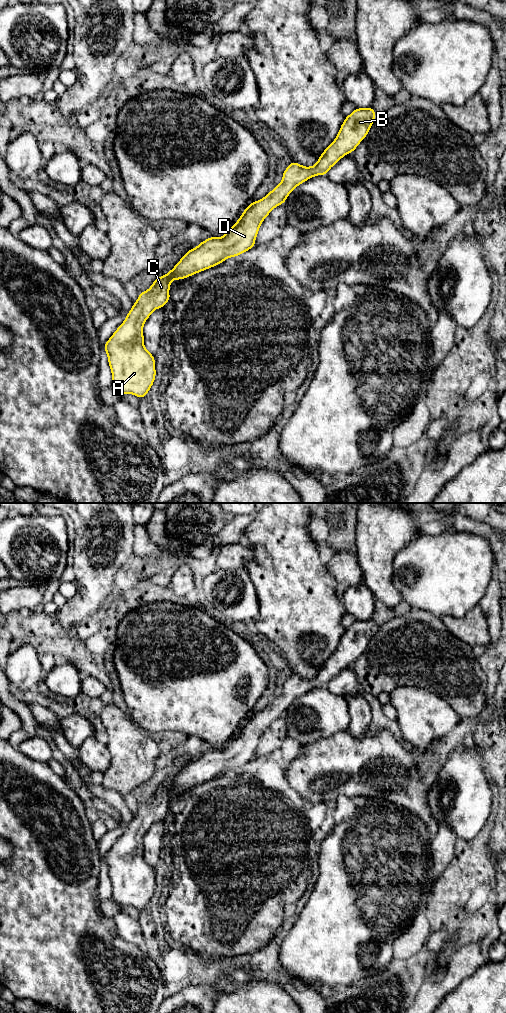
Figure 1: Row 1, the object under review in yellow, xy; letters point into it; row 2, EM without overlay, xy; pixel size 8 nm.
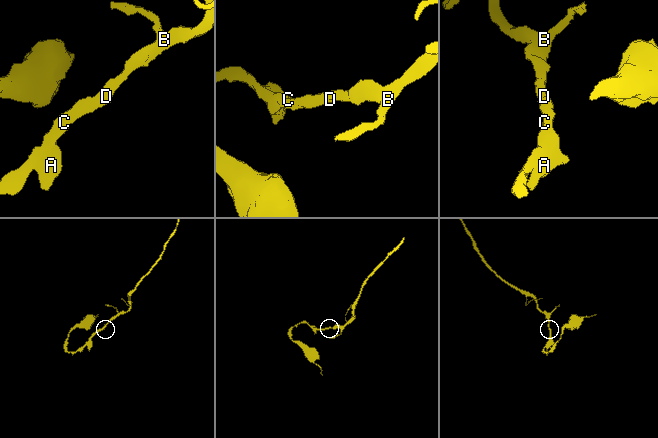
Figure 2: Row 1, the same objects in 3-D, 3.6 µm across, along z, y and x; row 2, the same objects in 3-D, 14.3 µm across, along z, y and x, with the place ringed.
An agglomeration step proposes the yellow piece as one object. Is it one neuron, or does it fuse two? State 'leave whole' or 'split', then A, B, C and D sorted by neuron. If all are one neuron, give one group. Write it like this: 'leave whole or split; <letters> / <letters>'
leave whole; A B C D

